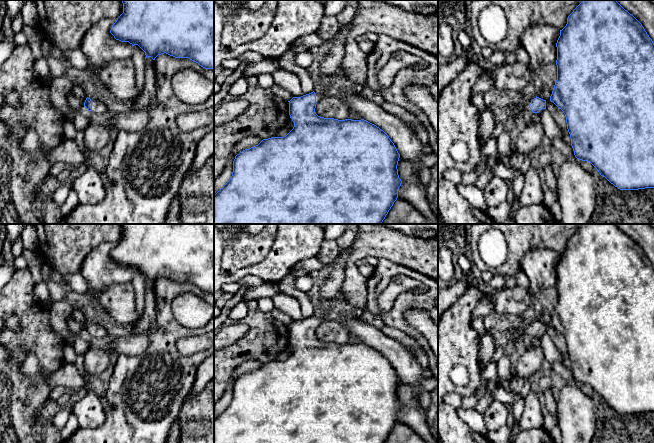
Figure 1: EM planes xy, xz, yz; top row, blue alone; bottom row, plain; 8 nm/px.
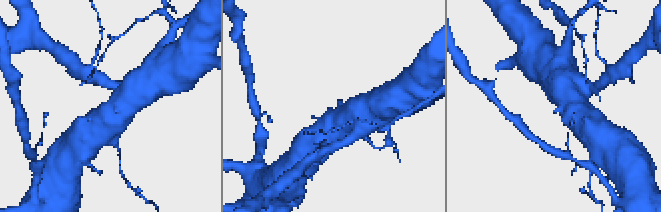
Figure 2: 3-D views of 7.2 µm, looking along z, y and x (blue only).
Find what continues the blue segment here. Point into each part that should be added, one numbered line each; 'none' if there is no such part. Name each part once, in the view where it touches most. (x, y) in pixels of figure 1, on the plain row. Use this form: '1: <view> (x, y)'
1: yz (524, 330)

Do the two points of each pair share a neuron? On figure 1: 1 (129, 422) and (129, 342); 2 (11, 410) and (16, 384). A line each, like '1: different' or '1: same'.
1: different
2: same

